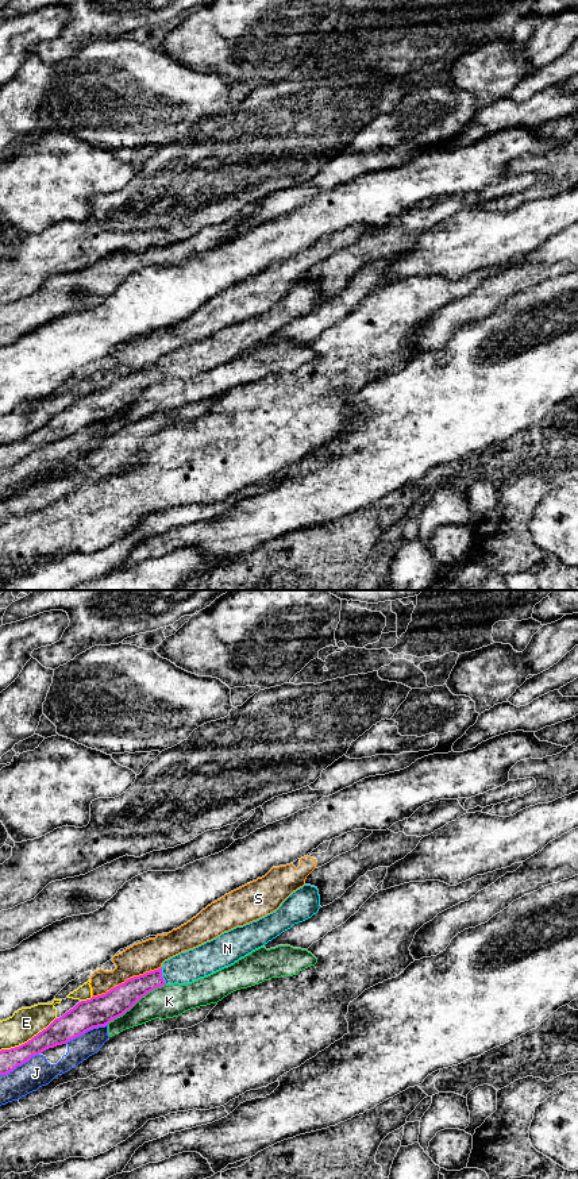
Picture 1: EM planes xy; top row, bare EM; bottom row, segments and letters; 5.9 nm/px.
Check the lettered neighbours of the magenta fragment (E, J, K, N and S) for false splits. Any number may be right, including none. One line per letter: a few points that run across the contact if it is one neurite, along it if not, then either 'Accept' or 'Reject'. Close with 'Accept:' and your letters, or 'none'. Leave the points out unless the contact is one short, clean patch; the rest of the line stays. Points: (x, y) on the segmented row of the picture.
E: Reject
J: Reject
K: Reject
N: Line: xy (124, 996), (161, 975), (189, 966). Accept
S: Line: xy (161, 966), (130, 977), (104, 993), (92, 997). Reject
Accept: N

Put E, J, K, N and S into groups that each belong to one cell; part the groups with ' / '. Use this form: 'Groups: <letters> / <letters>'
Groups: E S / J / K / N

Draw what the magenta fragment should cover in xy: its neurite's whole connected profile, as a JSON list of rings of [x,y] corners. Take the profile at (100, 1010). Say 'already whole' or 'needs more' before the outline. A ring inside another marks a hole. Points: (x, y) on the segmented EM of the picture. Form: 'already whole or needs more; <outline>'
needs more; [[[304,885],[293,891],[275,912],[181,952],[165,960],[161,968],[130,978],[105,994],[78,1002],[27,1043],[1,1049],[0,1075],[9,1074],[49,1048],[66,1044],[93,1028],[108,1025],[154,989],[174,983],[188,985],[234,964],[294,924],[311,918],[320,908],[317,887]]]

